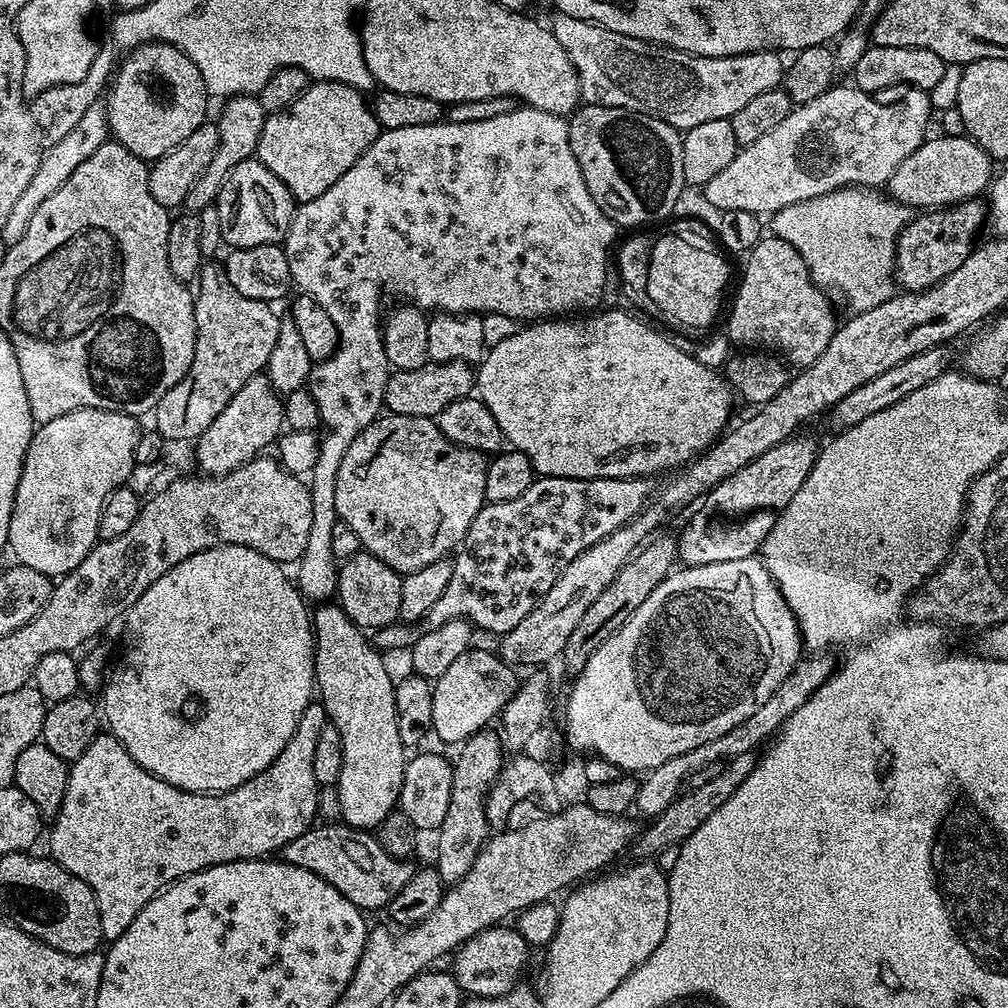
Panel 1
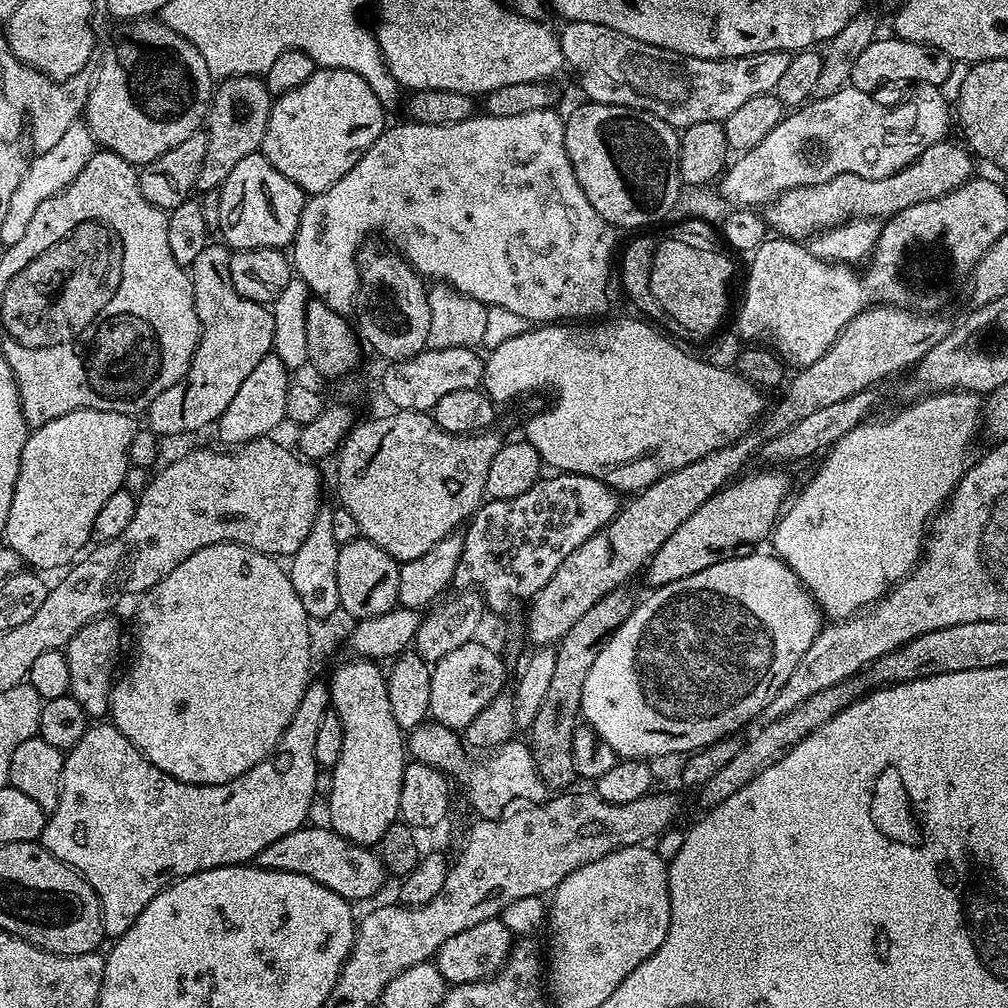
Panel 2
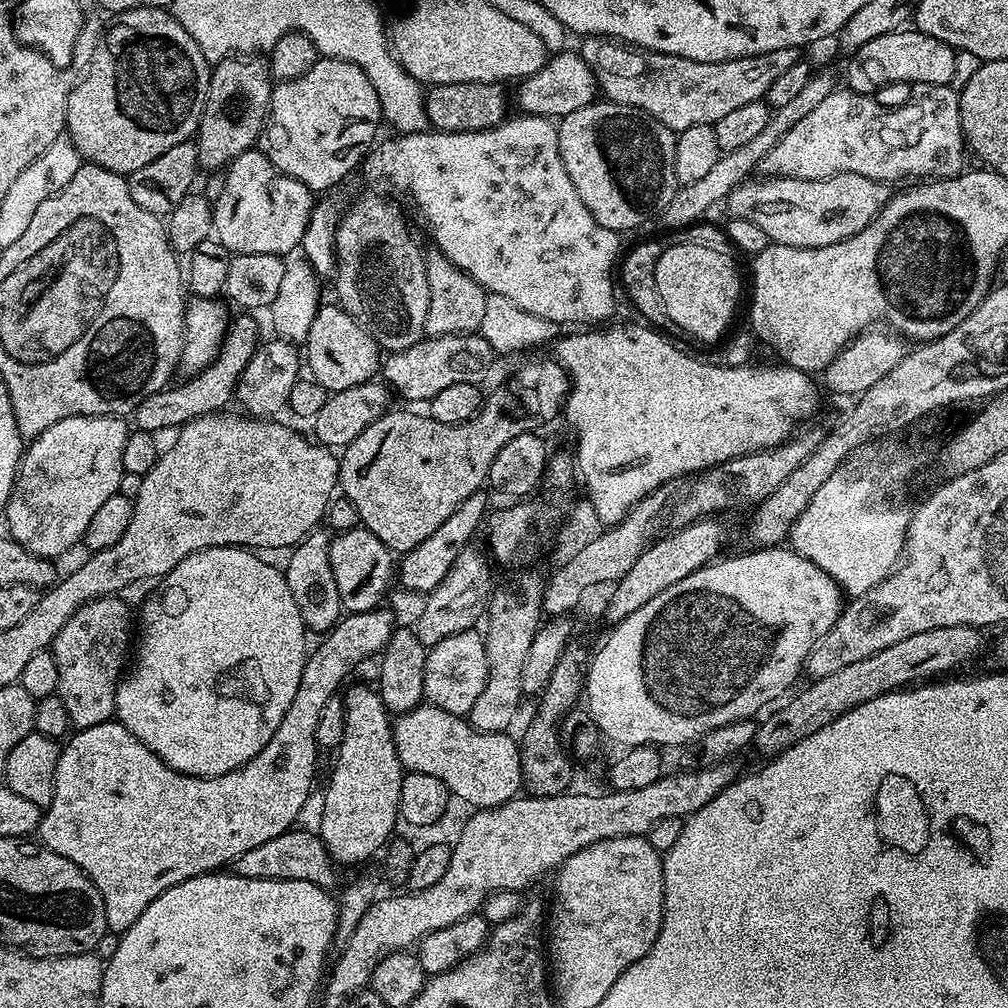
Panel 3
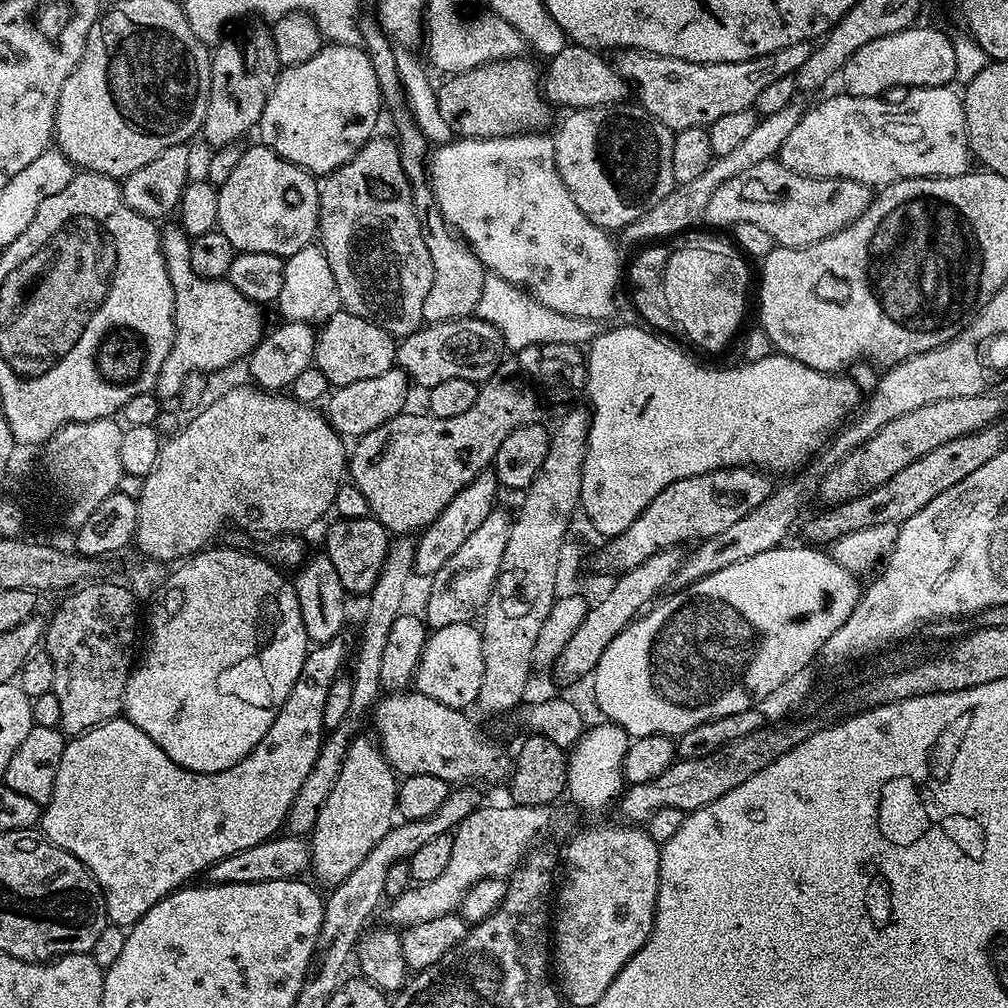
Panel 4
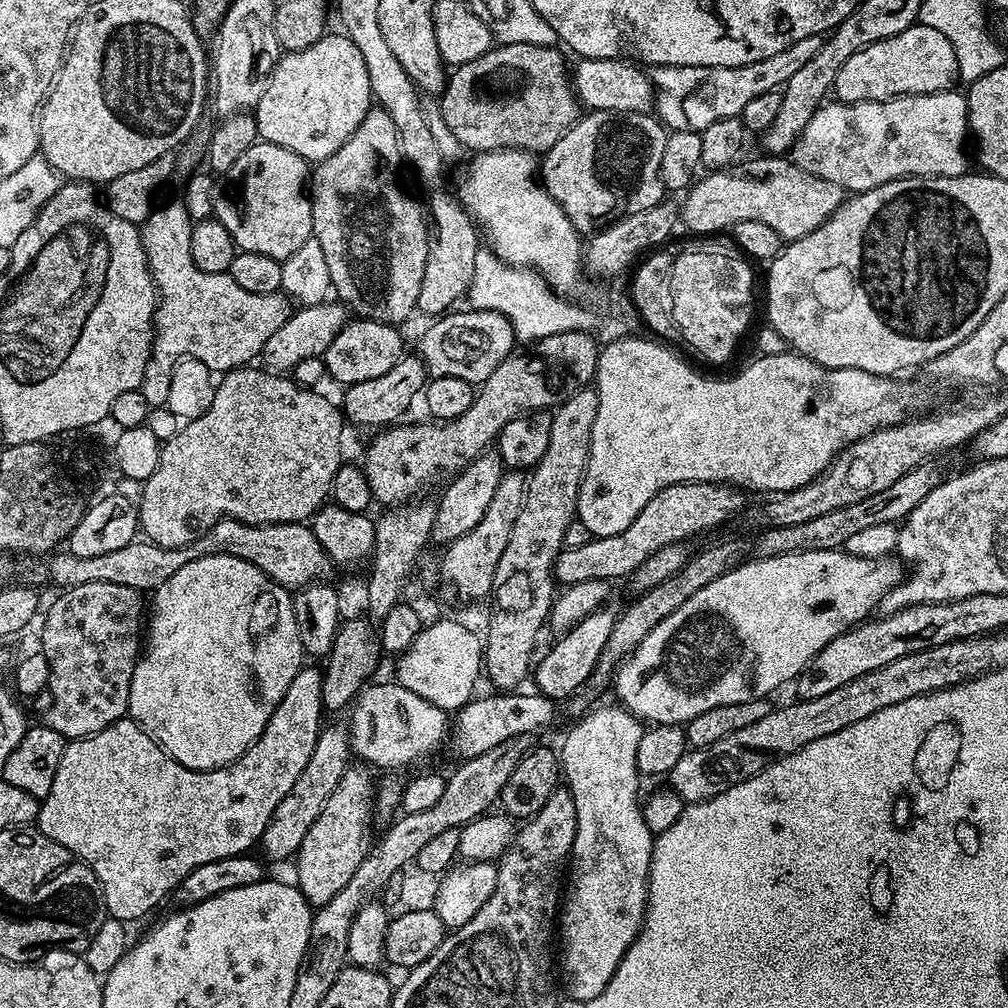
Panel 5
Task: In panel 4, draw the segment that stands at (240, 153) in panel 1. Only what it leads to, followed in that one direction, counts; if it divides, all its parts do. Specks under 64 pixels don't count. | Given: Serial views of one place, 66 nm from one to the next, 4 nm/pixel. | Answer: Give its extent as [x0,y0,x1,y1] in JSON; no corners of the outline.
[202,24,282,149]

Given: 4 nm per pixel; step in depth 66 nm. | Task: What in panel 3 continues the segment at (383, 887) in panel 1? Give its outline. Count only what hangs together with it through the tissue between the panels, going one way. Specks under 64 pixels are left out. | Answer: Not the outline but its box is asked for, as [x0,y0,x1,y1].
[234,831,338,889]

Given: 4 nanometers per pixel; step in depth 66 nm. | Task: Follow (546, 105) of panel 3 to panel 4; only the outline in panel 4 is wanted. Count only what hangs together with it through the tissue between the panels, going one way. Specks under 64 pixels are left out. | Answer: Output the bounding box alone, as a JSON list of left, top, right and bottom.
[542,43,630,110]

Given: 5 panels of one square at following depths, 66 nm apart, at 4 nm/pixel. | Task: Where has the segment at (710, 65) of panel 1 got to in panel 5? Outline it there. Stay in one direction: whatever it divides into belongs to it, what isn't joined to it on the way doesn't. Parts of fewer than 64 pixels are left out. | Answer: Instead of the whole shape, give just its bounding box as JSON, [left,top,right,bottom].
[650,36,824,133]

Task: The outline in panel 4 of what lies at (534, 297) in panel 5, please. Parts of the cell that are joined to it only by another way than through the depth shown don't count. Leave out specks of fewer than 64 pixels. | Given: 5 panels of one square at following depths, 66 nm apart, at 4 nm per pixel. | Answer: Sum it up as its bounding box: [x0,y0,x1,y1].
[475,275,606,354]

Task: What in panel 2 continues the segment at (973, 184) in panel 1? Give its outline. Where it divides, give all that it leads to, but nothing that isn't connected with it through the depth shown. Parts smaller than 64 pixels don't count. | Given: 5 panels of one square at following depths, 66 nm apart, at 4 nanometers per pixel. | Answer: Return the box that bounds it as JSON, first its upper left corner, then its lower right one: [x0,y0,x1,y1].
[762,138,974,242]

